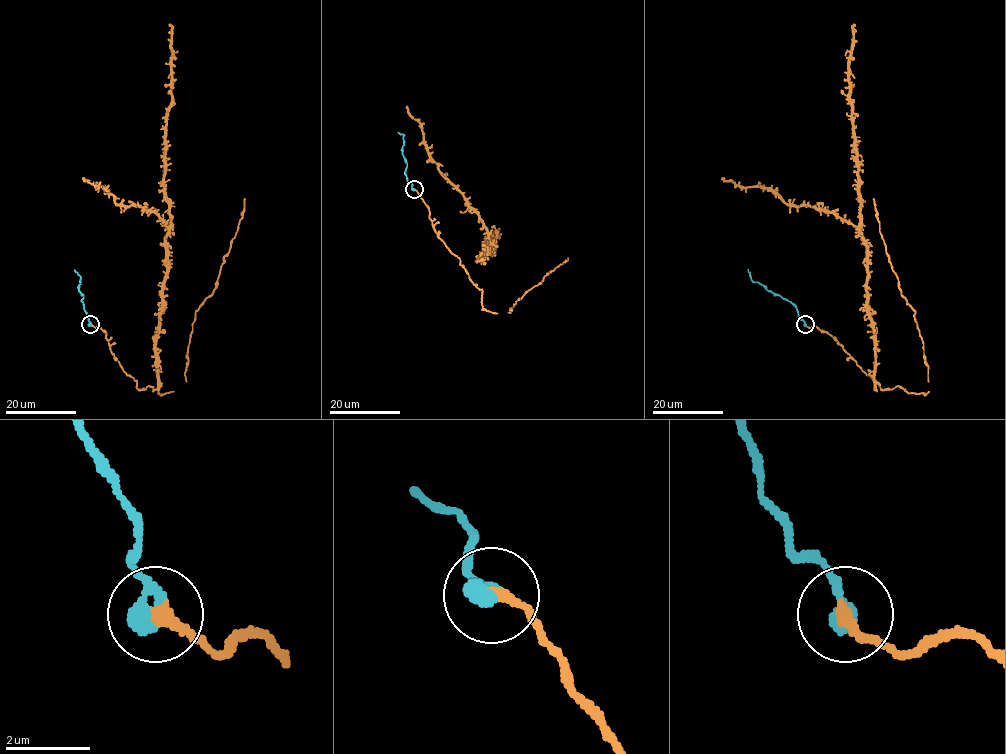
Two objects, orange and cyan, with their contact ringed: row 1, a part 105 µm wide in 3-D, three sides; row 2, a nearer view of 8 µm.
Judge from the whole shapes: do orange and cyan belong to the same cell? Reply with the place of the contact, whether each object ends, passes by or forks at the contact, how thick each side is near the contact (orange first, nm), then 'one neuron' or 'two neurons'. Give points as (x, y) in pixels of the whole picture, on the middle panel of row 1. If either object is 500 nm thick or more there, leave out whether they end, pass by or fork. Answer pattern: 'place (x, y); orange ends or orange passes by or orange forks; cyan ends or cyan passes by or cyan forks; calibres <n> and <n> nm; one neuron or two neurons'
place (414, 189); orange ends; cyan ends; calibres 280 and 480 nm; one neuron

